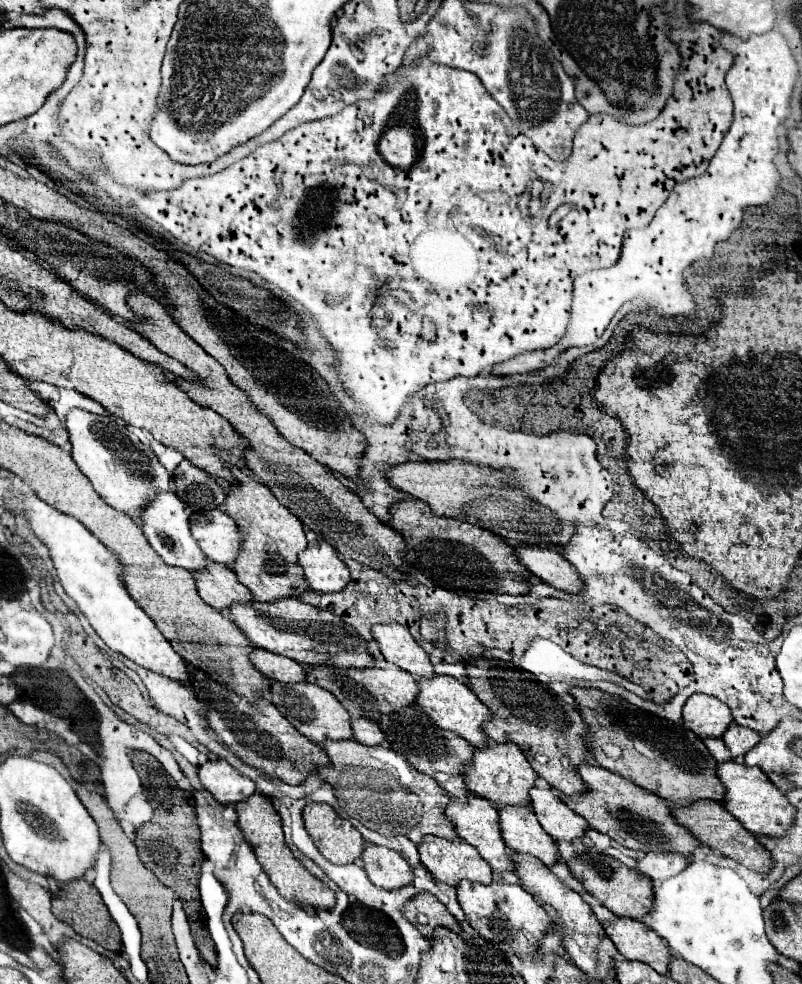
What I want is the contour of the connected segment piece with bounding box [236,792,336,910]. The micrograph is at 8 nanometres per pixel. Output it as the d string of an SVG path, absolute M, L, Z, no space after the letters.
M256 792L252 798L236 804L236 814L238 814L238 826L244 832L244 838L254 848L258 864L268 874L270 882L276 886L280 896L284 896L286 900L290 900L292 904L302 906L302 908L308 908L308 906L318 908L318 910L334 908L334 904L336 904L334 892L326 884L316 880L306 868L302 868L302 864L292 856L290 848L286 846L280 816L268 798L264 798L262 794Z

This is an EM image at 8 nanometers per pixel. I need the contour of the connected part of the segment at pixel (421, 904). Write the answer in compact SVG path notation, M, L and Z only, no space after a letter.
M420 892L418 896L412 896L402 906L402 912L404 912L404 918L408 918L408 922L414 924L426 938L432 938L432 932L436 926L444 926L454 932L460 932L460 926L454 920L454 916L430 892Z

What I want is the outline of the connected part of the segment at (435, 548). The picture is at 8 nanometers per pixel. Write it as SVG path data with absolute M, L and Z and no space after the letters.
M404 498L396 504L392 504L390 508L390 520L386 520L384 524L388 524L390 528L394 528L406 542L406 550L404 550L404 560L408 566L412 566L412 570L408 570L410 574L420 572L424 578L428 578L434 586L440 586L444 590L450 590L454 594L462 594L462 596L470 596L470 598L484 598L490 600L496 594L524 594L528 592L528 570L524 566L518 564L516 556L512 554L512 546L502 540L500 536L482 530L478 526L466 524L462 520L454 520L454 518L442 518L436 516L430 506L418 498Z

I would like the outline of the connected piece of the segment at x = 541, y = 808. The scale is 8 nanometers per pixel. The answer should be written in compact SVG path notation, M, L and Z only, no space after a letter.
M534 786L530 790L530 802L540 826L554 840L574 840L584 836L584 830L588 828L586 820L566 806L556 790L540 790Z

